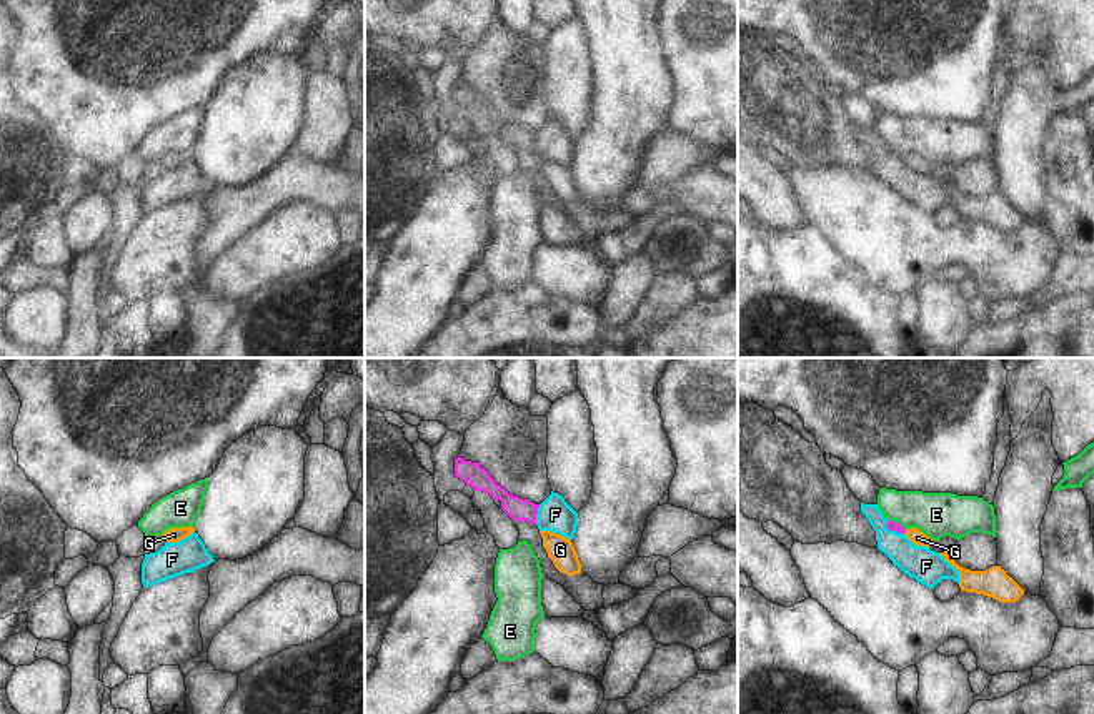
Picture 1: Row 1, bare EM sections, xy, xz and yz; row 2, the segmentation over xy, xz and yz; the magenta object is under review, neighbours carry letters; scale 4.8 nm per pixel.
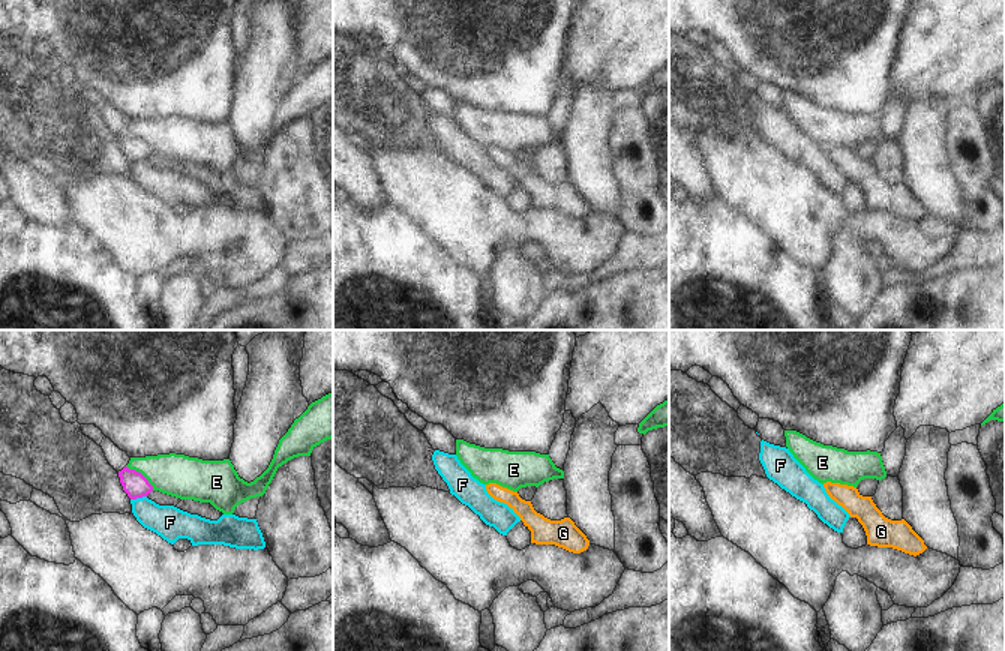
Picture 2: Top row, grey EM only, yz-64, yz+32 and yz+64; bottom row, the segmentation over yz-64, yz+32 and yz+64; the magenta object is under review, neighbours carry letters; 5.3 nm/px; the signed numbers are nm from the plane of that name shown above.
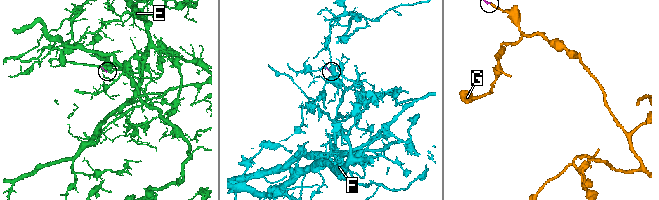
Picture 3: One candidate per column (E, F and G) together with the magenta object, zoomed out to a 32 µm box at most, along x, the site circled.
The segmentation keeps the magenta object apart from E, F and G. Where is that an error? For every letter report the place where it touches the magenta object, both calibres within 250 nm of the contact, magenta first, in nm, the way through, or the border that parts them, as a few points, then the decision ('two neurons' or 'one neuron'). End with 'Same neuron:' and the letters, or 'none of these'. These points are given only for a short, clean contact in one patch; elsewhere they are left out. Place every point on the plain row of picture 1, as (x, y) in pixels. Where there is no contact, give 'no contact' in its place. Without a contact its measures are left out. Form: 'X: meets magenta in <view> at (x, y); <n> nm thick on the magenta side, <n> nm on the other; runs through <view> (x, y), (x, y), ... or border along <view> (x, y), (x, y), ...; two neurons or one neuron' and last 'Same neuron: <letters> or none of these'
E: meets magenta in yz at (898, 150); 50 nm thick on the magenta side, 220 nm on the other; border along yz (890, 147), (905, 157); two neurons
F: meets magenta in xz at (535, 142); 110 nm thick on the magenta side, 170 nm on the other; border along xz (540, 132), (535, 150); two neurons
G: meets magenta in yz at (905, 158); 50 nm thick on the magenta side, 70 nm on the other; runs through yz (893, 153), (905, 158), (918, 165); one neuron
Same neuron: G

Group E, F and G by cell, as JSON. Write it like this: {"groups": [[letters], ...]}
{"groups": [["E"], ["F"], ["G"]]}

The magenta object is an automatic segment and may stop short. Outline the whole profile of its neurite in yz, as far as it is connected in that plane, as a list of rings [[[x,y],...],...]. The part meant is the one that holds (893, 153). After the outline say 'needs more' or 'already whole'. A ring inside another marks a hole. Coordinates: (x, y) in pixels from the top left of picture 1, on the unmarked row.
[[[888,148],[886,155],[889,158],[896,158],[899,161],[904,161],[916,173],[931,175],[931,171],[932,171],[932,166],[929,166],[924,160],[921,160],[916,155],[904,156],[899,150],[894,150],[894,148]]]; needs more

